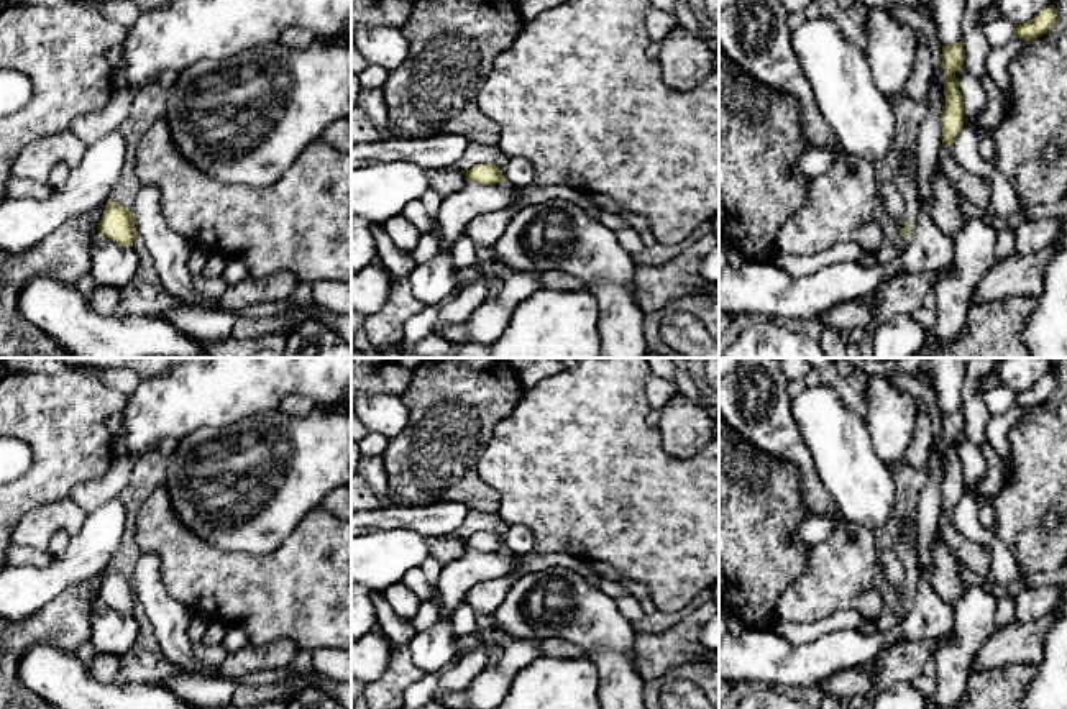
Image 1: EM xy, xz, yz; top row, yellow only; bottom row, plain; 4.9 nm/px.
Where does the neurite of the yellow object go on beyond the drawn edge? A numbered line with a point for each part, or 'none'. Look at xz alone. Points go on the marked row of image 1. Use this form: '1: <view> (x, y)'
none

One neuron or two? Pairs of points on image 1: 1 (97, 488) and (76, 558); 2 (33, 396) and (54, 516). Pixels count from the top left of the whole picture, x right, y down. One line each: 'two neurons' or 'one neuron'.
1: two neurons
2: two neurons

